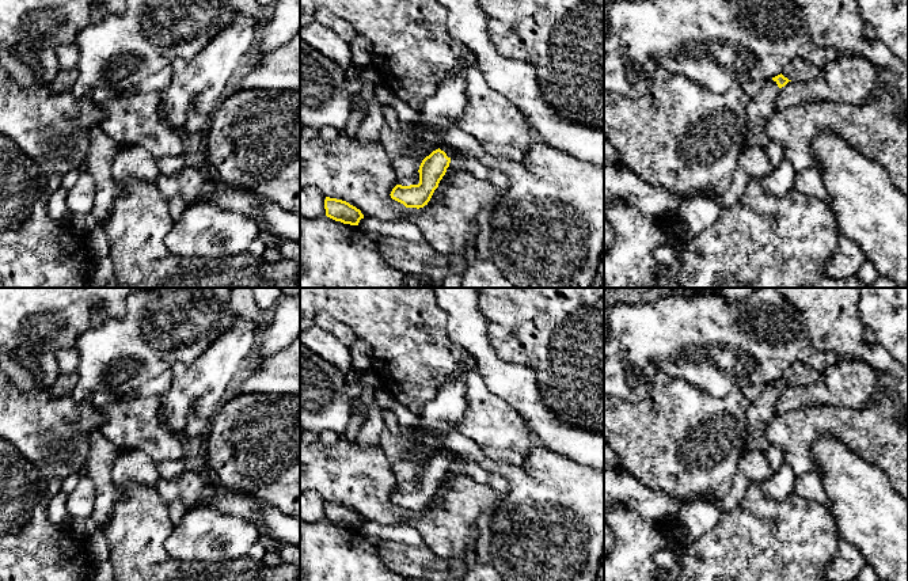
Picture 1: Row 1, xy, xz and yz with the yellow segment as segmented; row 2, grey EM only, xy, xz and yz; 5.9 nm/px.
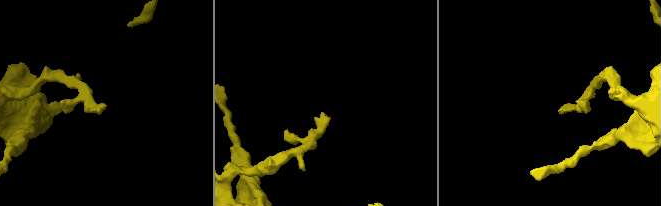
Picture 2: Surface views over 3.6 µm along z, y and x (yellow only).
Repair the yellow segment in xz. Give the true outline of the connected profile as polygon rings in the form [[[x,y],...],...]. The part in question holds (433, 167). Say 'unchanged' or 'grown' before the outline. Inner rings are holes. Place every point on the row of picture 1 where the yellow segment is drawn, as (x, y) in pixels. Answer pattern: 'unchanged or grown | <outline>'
grown | [[[447,141],[426,156],[419,166],[419,183],[402,186],[396,185],[391,191],[391,198],[403,204],[406,208],[423,208],[430,201],[434,190],[449,167],[456,149]]]

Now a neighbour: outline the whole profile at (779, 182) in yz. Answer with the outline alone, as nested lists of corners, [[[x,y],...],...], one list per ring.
[[[784,157],[778,163],[772,171],[763,178],[761,187],[768,195],[782,198],[794,190],[795,170],[791,163]]]

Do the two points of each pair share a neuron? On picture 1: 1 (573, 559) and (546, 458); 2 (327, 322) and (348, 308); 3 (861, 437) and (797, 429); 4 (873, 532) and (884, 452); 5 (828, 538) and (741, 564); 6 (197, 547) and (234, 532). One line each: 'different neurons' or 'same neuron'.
1: same neuron
2: different neurons
3: same neuron
4: different neurons
5: same neuron
6: same neuron

